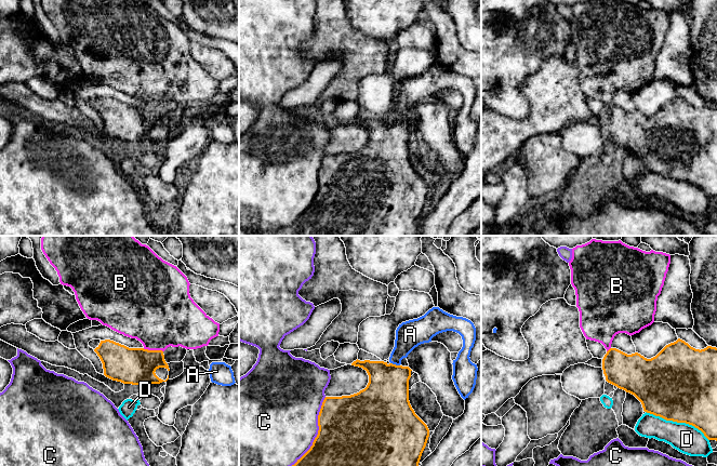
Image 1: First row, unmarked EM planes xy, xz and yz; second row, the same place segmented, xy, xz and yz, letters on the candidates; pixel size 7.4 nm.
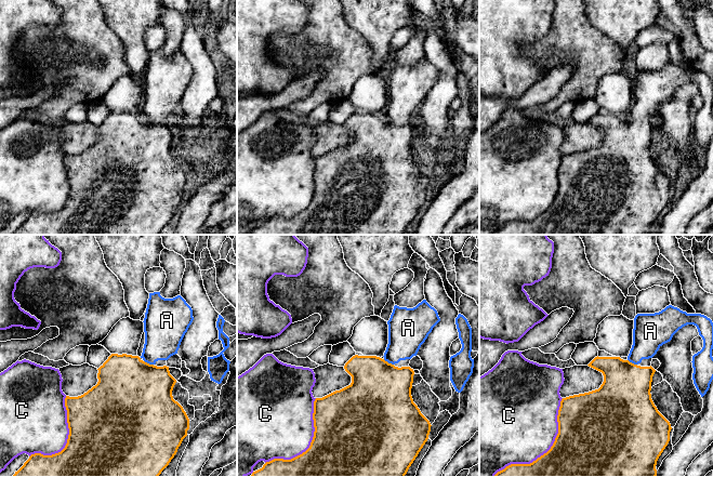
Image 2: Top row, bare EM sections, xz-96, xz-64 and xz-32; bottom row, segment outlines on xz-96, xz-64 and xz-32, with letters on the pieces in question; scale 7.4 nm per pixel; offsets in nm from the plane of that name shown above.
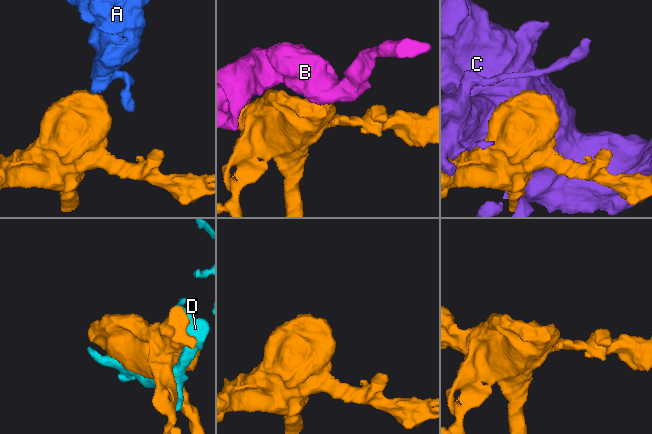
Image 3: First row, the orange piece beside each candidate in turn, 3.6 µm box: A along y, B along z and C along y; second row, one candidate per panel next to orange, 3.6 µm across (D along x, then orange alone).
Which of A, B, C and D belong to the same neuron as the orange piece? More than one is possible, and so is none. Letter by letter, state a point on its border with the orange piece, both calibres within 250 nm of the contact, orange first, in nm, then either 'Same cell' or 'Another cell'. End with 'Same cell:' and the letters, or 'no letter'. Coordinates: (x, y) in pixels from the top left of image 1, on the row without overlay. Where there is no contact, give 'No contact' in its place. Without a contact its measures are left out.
A: Touches orange at xz (395, 122). Thickness 340 nm (orange) against 200 nm. Same cell
B: Touches orange at xy (153, 108). Thickness 280 nm (orange) against 440 nm. Another cell
C: Touches orange at xz (310, 205). Thickness 500 nm (orange) against 480 nm. Another cell
D: Touches orange at yz (678, 180). Thickness 500 nm (orange) against 220 nm. Another cell
Same cell: A

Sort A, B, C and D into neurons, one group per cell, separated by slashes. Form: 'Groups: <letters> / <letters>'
Groups: A / B / C / D

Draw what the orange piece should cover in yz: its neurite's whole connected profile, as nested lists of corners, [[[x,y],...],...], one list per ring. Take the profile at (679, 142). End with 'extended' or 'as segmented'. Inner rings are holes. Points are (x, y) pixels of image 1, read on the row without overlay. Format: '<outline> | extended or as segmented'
[[[678,96],[666,103],[655,115],[647,117],[638,110],[627,112],[610,106],[602,117],[606,138],[620,147],[634,152],[642,162],[643,169],[666,178],[686,181],[701,188],[708,198],[717,199],[717,106],[707,104],[695,107]]] | as segmented

